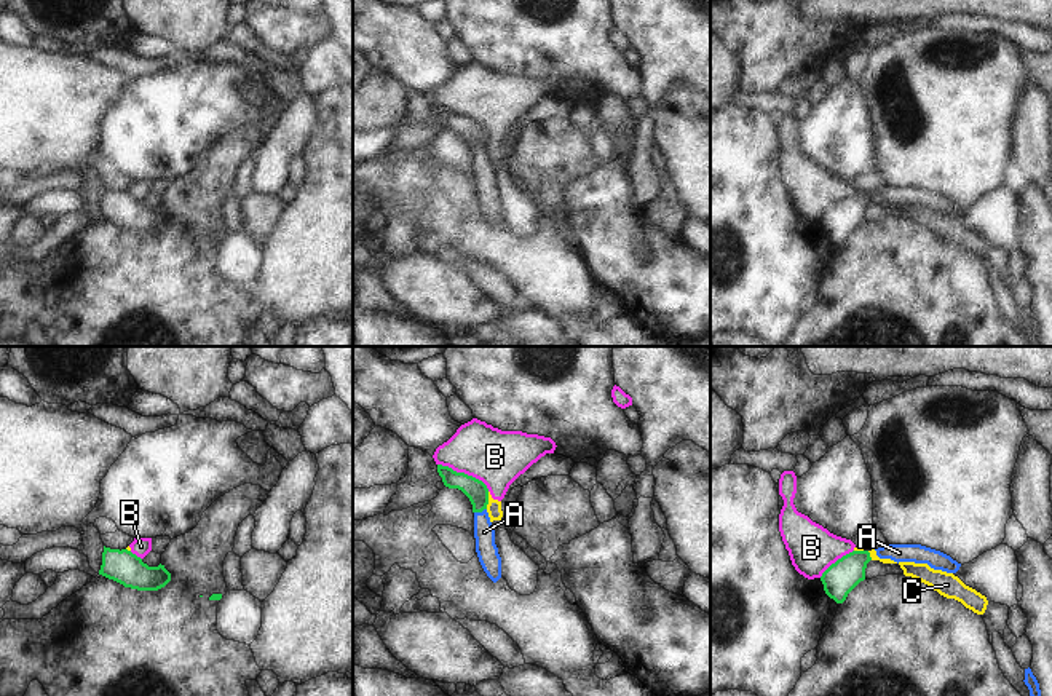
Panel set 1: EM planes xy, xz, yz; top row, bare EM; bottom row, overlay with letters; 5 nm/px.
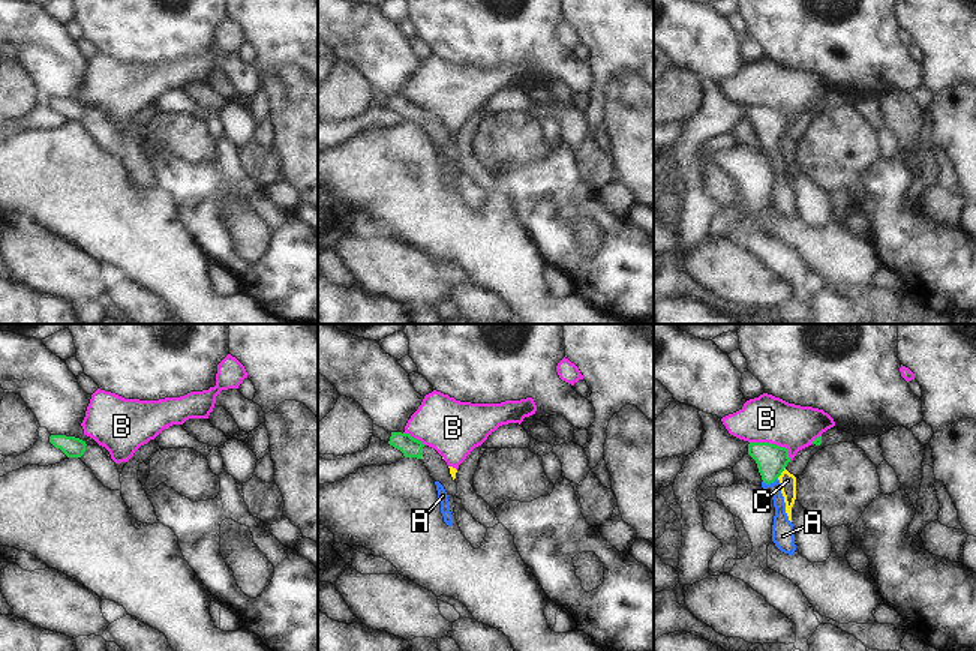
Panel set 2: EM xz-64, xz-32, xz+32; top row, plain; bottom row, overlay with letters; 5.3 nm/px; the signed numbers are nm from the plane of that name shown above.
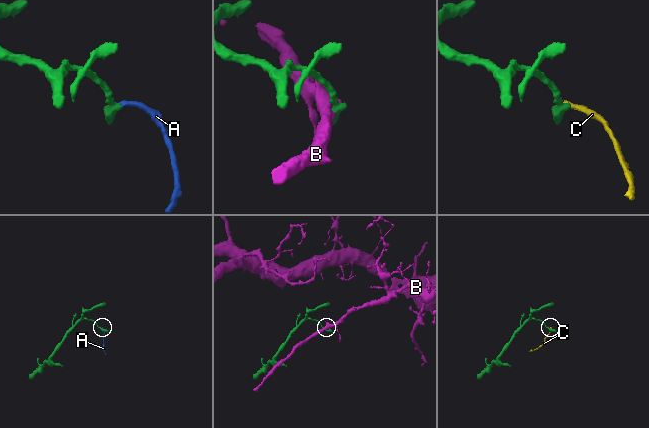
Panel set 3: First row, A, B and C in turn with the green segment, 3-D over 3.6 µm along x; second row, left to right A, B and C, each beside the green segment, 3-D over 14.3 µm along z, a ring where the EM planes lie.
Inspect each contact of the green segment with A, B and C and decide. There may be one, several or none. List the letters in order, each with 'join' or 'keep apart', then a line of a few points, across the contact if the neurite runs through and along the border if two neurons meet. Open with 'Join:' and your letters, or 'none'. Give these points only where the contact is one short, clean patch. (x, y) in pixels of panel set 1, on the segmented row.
Join: A
A: join; line xz (476, 490), (479, 511), (484, 532)
B: keep apart
C: keep apart; line xz (489, 492), (486, 508)

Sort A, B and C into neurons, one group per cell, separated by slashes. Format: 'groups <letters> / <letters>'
groups A / B C

